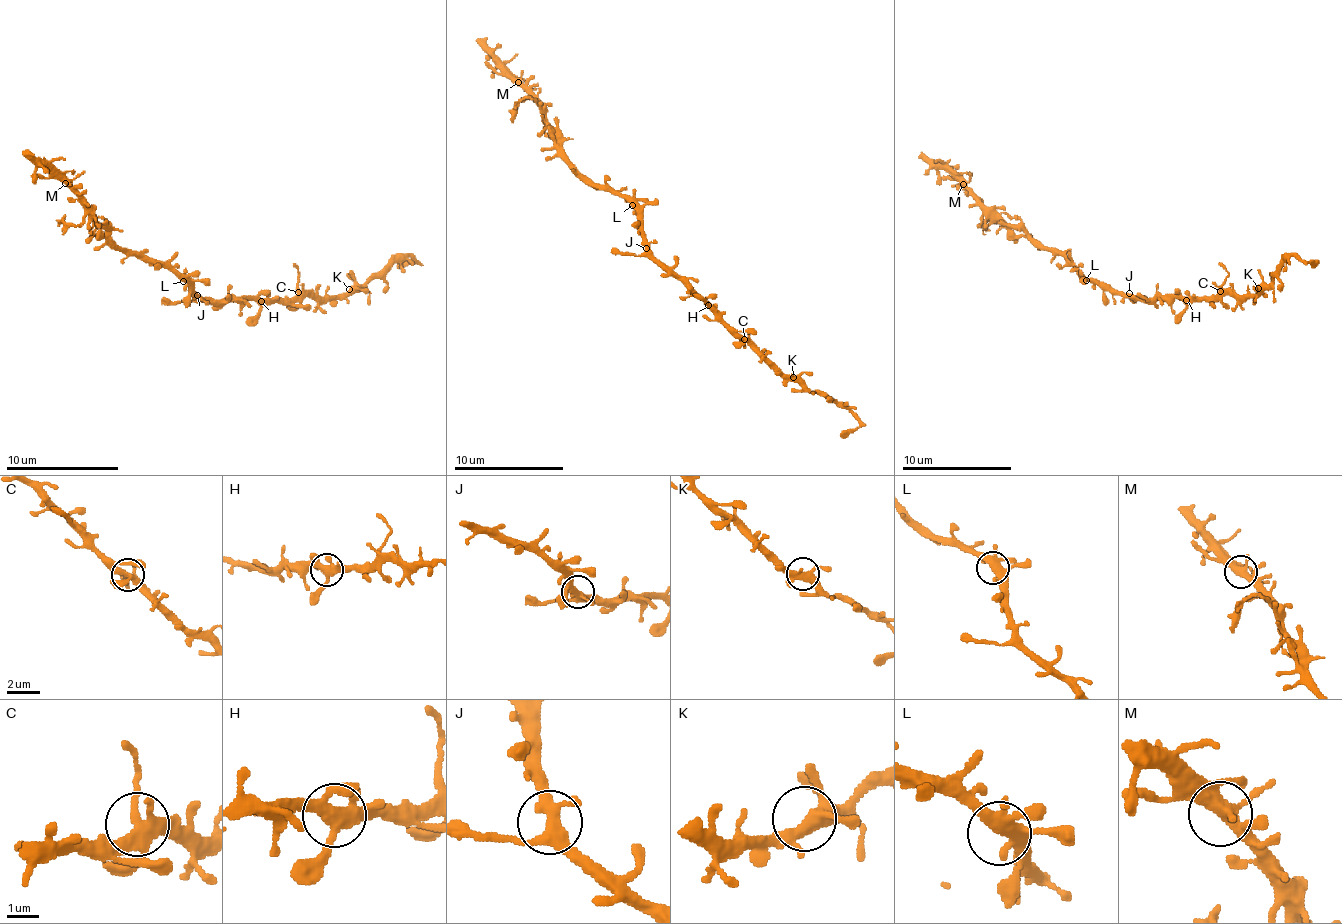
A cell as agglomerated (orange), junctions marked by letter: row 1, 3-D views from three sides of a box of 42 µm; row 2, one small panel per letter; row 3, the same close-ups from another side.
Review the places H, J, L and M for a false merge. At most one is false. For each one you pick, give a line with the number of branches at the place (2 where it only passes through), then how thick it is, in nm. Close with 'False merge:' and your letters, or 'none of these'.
False merge: none of these

